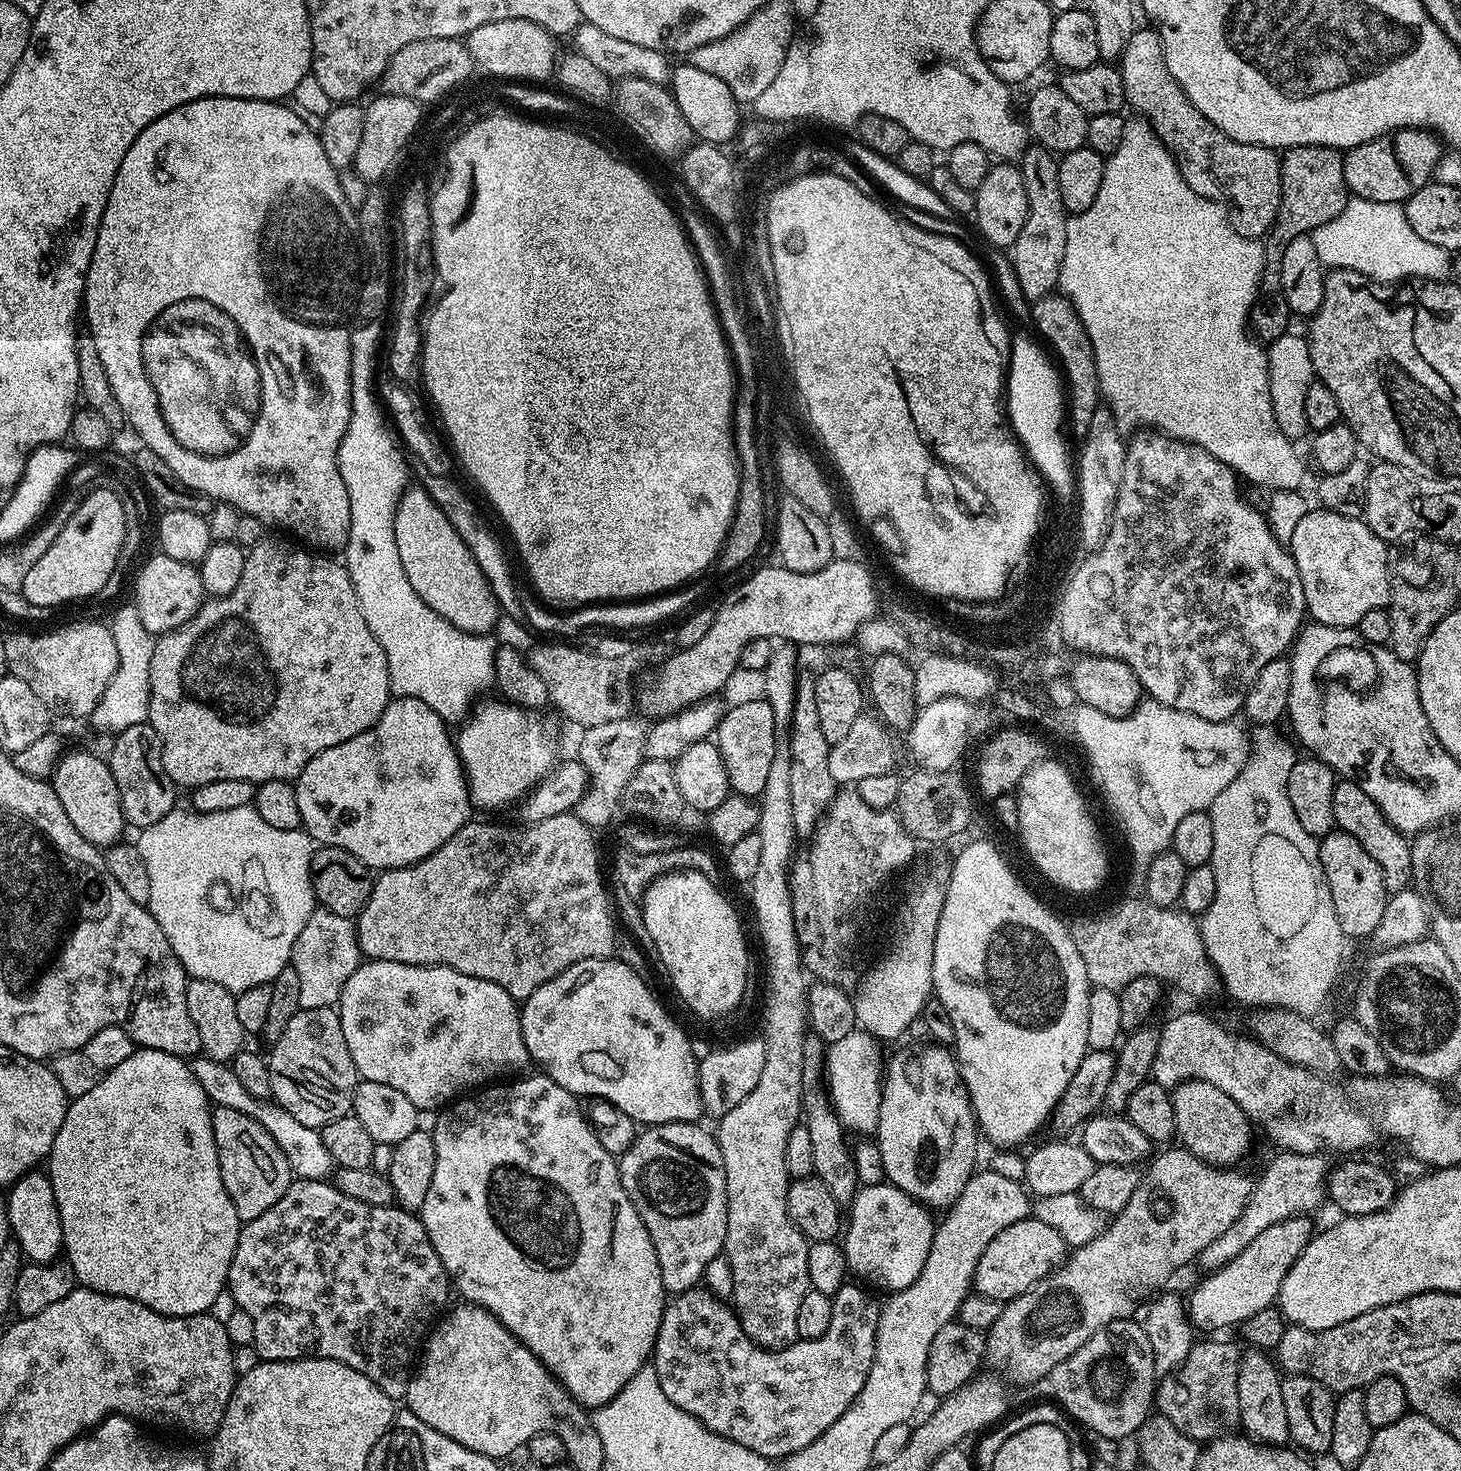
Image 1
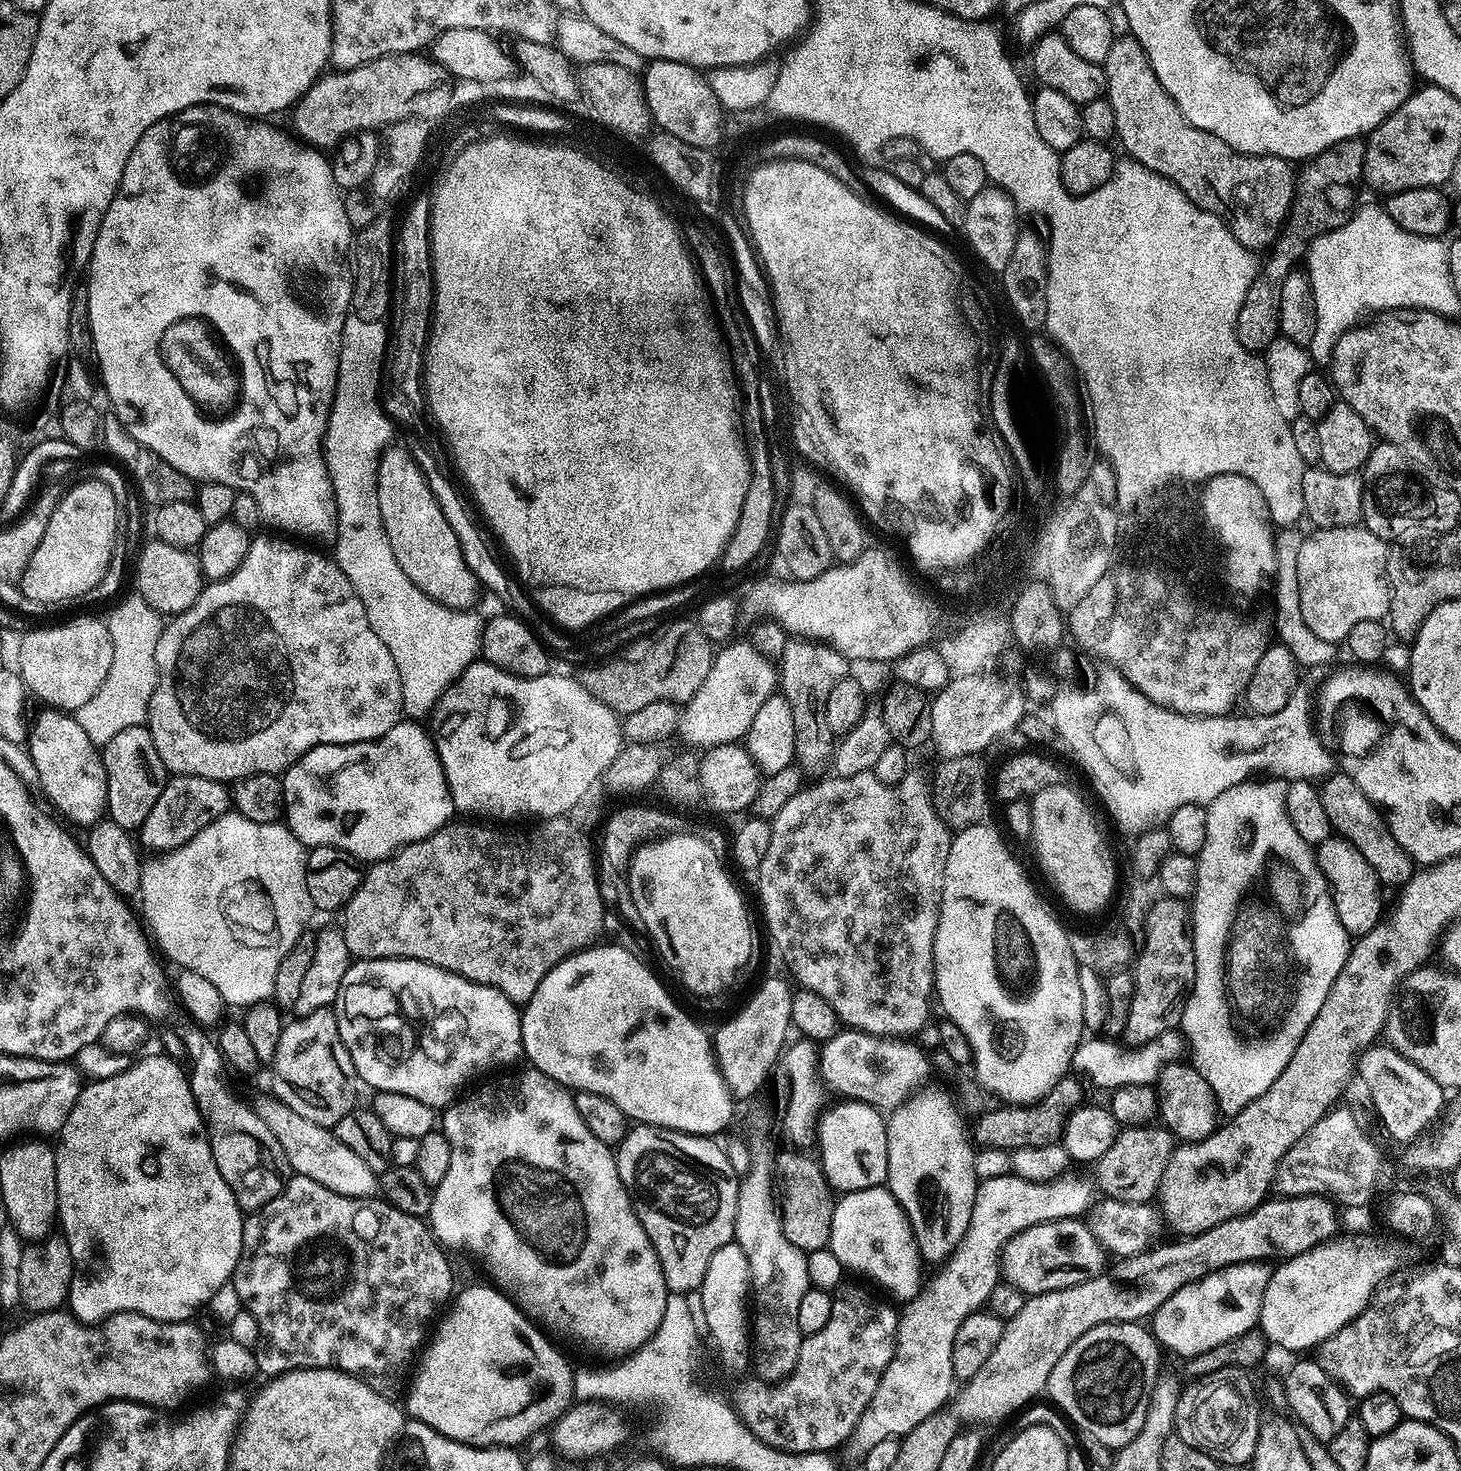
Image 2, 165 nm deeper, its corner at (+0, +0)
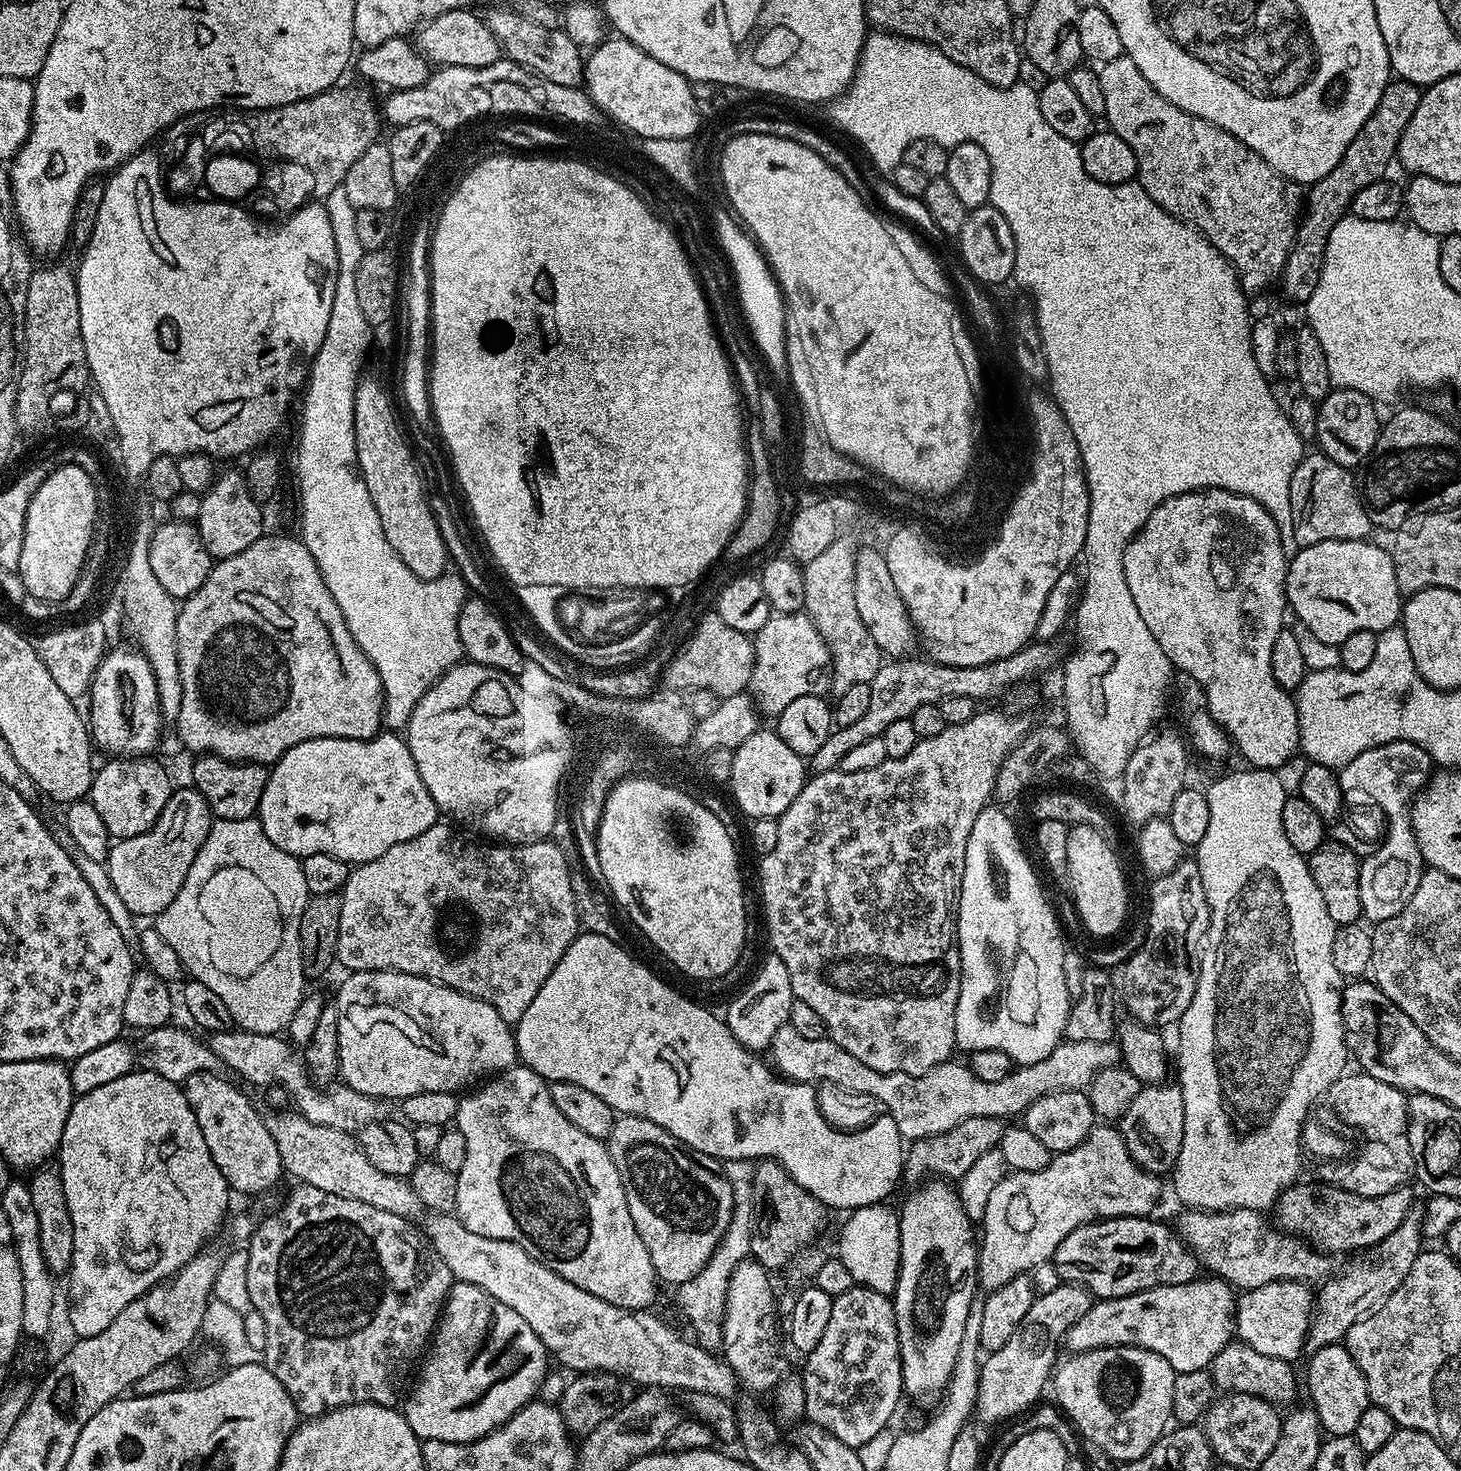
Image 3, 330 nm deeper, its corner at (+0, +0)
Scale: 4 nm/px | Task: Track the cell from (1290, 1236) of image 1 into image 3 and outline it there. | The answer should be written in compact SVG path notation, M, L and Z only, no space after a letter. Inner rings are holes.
M1204 1279L1158 1286L1113 1300L1097 1299L1092 1309L1064 1333L1063 1347L1075 1354L1095 1348L1134 1346L1162 1354L1178 1374L1205 1370L1233 1339L1238 1296L1227 1280Z

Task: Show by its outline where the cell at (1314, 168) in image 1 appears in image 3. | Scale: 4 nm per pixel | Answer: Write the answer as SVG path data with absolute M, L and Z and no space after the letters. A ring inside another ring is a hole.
M1399 78L1389 82L1382 98L1378 98L1378 106L1372 111L1370 119L1362 126L1362 130L1358 130L1354 142L1346 146L1342 162L1338 162L1338 166L1334 166L1334 170L1330 170L1326 178L1307 189L1302 219L1296 230L1296 242L1292 245L1282 273L1286 299L1297 300L1300 306L1304 306L1314 293L1319 275L1322 274L1324 248L1332 229L1351 209L1354 194L1358 194L1358 190L1389 175L1388 167L1397 159L1396 147L1399 146L1402 134L1406 130L1406 122L1410 122L1410 118L1414 118L1414 110L1418 110L1421 95L1422 88L1419 84Z

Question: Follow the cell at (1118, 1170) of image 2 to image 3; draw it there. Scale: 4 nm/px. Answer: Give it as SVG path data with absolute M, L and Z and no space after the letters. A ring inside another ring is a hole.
M1161 1082L1141 1087L1138 1098L1130 1102L1130 1110L1120 1117L1118 1127L1126 1142L1130 1158L1145 1172L1168 1174L1176 1166L1176 1159L1182 1150L1184 1129L1184 1103L1179 1083Z

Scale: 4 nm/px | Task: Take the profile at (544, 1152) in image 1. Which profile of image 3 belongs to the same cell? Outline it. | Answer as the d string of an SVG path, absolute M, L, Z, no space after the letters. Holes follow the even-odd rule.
M527 1066L506 1068L495 1078L481 1083L472 1091L467 1093L469 1096L465 1100L463 1097L457 1103L454 1121L454 1126L460 1131L462 1138L466 1138L466 1162L462 1165L462 1170L456 1173L457 1202L454 1215L464 1223L466 1230L474 1230L474 1234L482 1234L486 1238L498 1238L522 1246L522 1250L526 1250L526 1254L530 1254L530 1258L542 1262L542 1266L554 1270L554 1274L566 1278L566 1282L574 1282L574 1286L586 1290L614 1306L637 1310L647 1309L651 1305L648 1303L655 1298L656 1287L658 1287L654 1262L650 1262L650 1254L646 1250L646 1245L643 1244L642 1238L638 1238L638 1230L634 1230L634 1218L630 1218L630 1206L626 1206L626 1190L622 1186L618 1166L614 1166L614 1162L610 1158L607 1143L598 1138L590 1138L590 1134L578 1130L578 1126L570 1123L558 1111L558 1106L554 1106L554 1102L550 1098L549 1081Z

